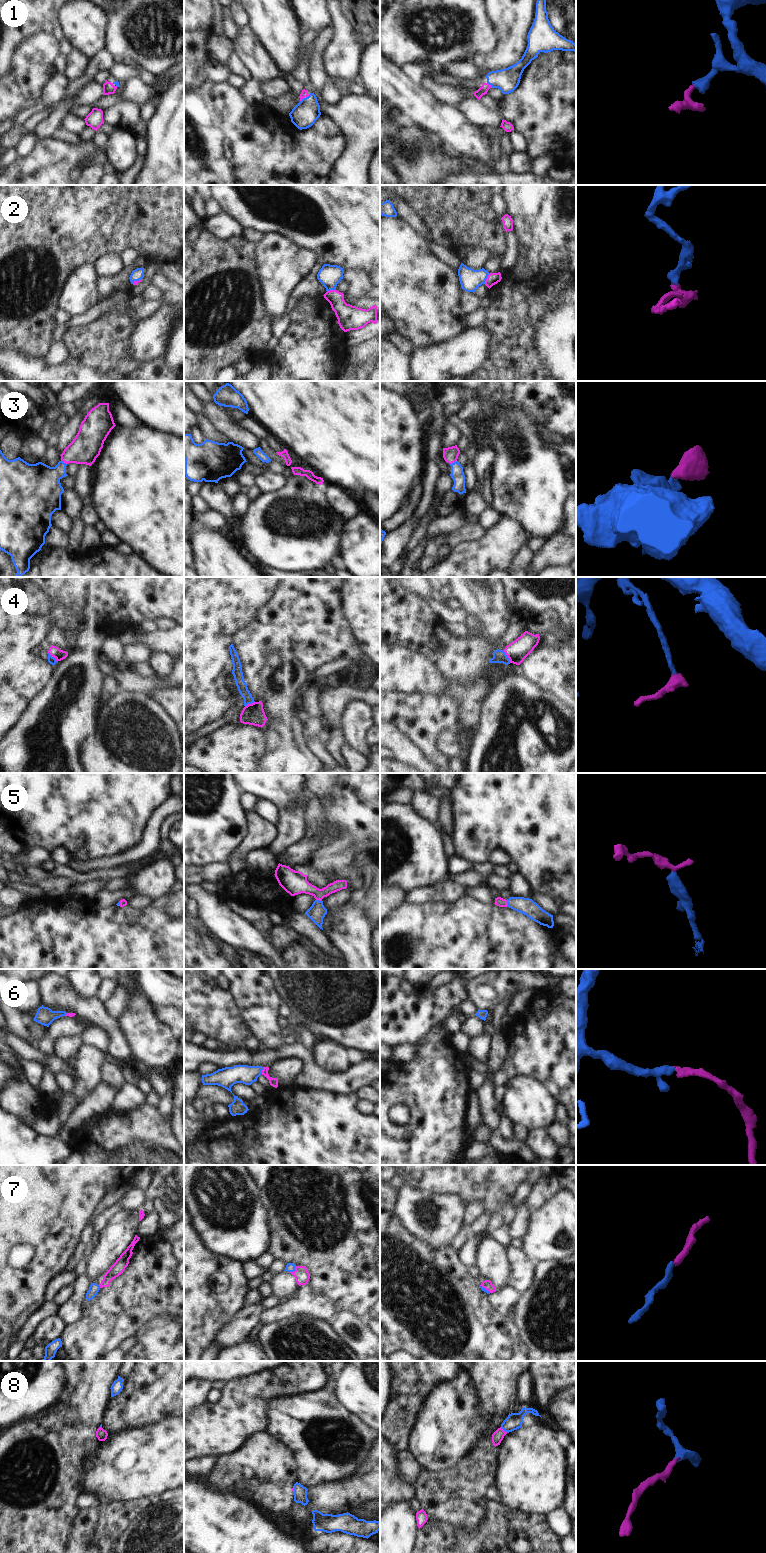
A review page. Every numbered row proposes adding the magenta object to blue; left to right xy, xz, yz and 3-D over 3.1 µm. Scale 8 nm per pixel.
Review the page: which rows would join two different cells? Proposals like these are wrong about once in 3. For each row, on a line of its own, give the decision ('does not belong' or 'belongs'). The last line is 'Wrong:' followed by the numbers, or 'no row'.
1: belongs
2: belongs
3: belongs
4: belongs
5: belongs
6: belongs
7: belongs
8: belongs
Wrong: no row

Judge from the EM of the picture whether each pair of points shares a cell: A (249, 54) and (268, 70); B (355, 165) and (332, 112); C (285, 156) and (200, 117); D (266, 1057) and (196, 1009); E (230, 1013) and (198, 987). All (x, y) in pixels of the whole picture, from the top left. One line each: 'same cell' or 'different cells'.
A: same cell
B: same cell
C: same cell
D: different cells
E: same cell

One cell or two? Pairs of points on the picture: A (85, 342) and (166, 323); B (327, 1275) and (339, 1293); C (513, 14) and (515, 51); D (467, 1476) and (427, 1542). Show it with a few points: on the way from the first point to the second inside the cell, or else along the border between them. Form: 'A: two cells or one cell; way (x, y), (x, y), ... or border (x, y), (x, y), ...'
A: two cells; border (137, 323), (129, 338), (127, 354)
B: one cell; way (331, 1279), (339, 1289)
C: one cell; way (513, 23), (513, 42)
D: two cells; border (428, 1519), (444, 1520), (463, 1526)

